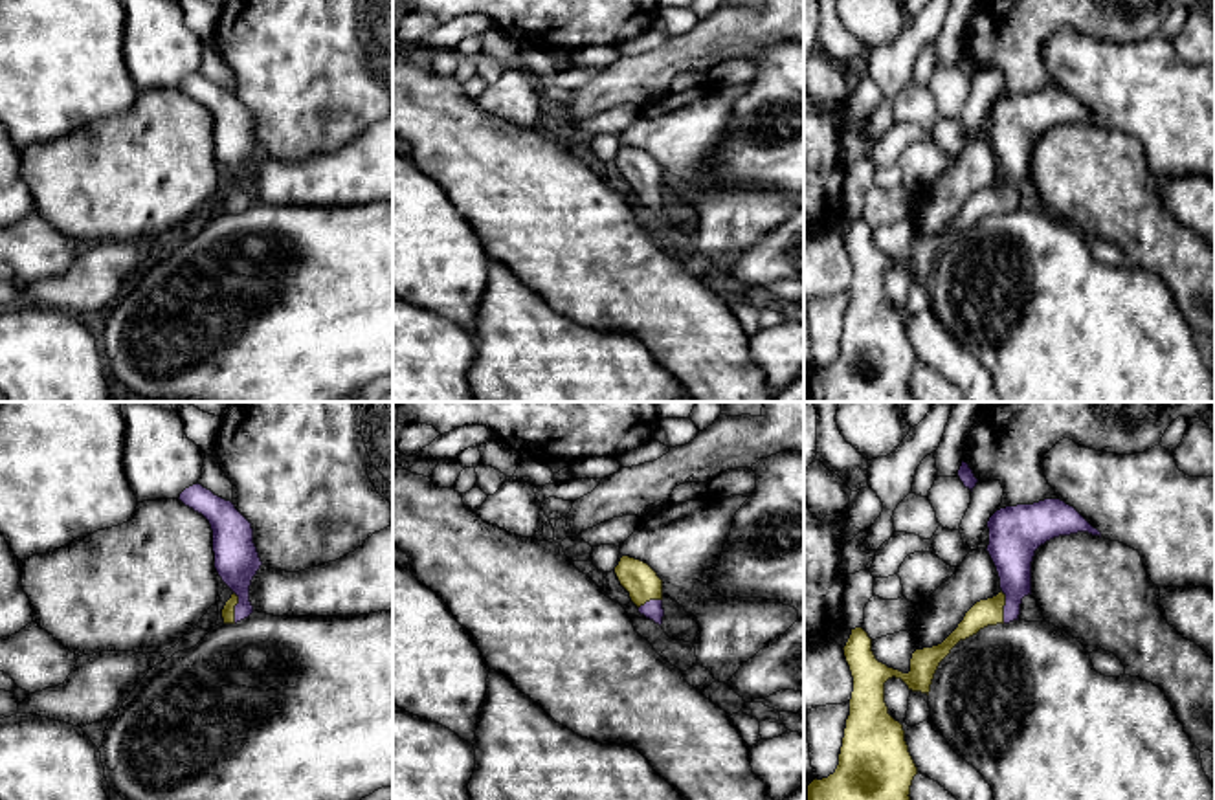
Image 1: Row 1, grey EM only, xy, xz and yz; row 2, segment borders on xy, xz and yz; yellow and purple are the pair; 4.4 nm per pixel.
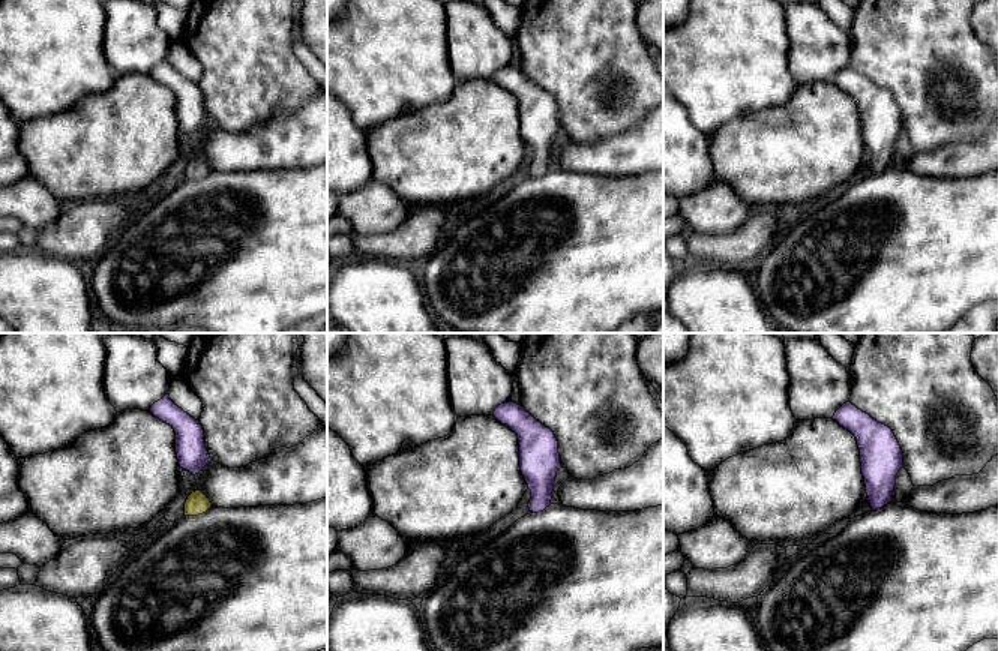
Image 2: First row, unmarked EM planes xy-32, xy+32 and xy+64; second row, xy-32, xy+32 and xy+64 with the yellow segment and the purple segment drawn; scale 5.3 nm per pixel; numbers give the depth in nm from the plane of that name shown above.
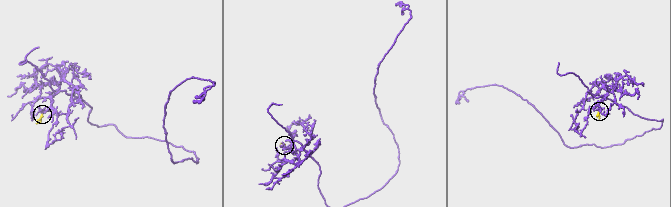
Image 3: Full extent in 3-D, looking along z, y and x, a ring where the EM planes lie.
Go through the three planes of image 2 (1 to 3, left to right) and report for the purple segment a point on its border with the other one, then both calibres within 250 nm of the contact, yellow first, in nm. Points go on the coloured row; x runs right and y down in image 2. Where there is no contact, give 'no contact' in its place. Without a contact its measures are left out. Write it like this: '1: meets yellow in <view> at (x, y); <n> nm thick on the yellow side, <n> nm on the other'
1: no contact
2: no contact
3: no contact

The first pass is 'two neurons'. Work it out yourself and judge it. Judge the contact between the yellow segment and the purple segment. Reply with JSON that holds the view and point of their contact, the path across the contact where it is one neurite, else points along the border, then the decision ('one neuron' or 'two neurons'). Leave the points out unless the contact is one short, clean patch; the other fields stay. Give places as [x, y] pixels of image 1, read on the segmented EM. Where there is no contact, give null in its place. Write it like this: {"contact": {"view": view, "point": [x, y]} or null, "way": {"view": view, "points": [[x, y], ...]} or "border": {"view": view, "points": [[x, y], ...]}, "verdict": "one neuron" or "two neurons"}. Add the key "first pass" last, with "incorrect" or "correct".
{"contact": {"view": "yz", "point": [1003, 608]}, "way": {"view": "yz", "points": [[990, 611], [1003, 608], [1012, 595], [1012, 553]]}, "verdict": "one neuron", "first pass": "incorrect"}

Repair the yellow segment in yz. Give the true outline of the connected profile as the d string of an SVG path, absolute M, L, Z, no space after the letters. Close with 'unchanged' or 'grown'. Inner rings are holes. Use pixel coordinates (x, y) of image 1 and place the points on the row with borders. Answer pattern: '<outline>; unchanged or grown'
M1061 499L1000 508L989 517L987 528L986 550L997 567L1002 591L976 602L942 644L916 650L908 673L879 662L868 633L863 628L852 629L842 650L853 692L839 765L828 778L815 778L808 785L808 800L910 800L918 767L903 725L888 714L885 683L896 677L908 690L929 695L940 662L960 640L987 626L1019 620L1022 598L1031 594L1031 561L1041 545L1077 532L1101 538L1098 528Z; grown

